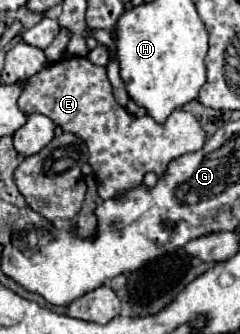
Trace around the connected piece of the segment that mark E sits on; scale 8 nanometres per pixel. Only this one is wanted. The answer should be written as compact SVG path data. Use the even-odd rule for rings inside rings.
M80 56L44 66L30 78L18 104L22 112L40 112L52 118L64 132L74 132L88 144L88 164L98 176L98 196L104 200L124 194L134 186L142 186L146 172L164 176L172 160L200 150L206 142L206 132L200 122L182 108L174 110L162 124L154 122L150 116L134 118L128 114L112 96L106 68L94 66L88 58Z

